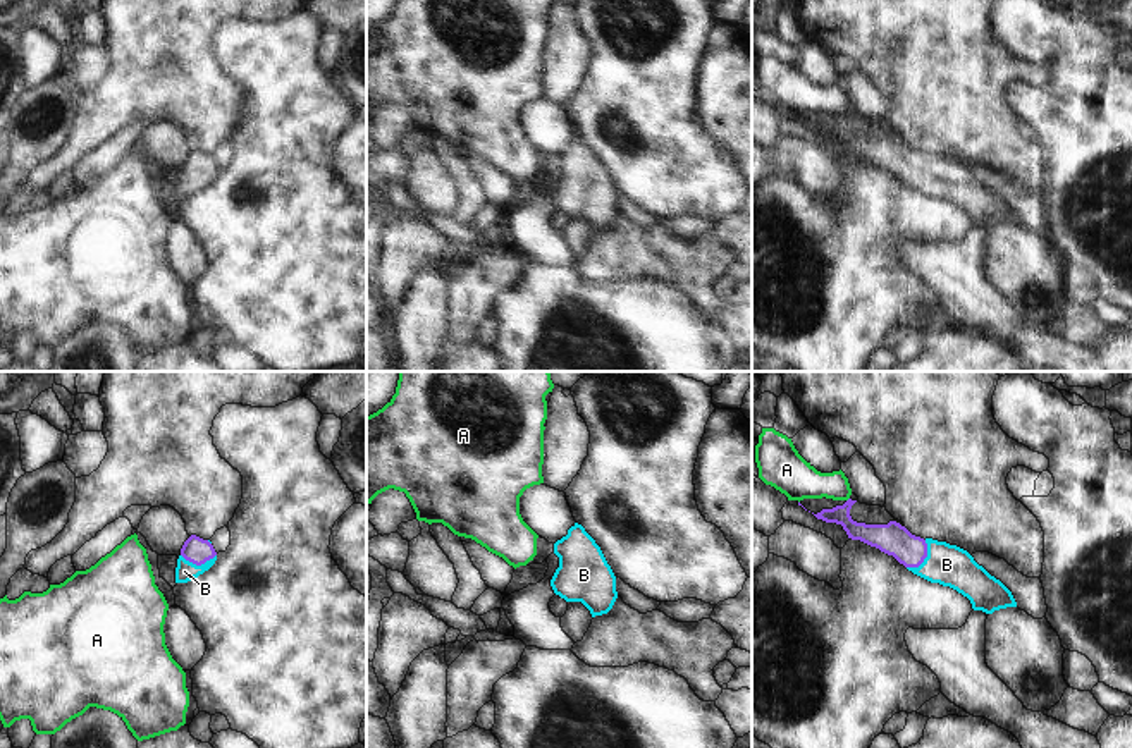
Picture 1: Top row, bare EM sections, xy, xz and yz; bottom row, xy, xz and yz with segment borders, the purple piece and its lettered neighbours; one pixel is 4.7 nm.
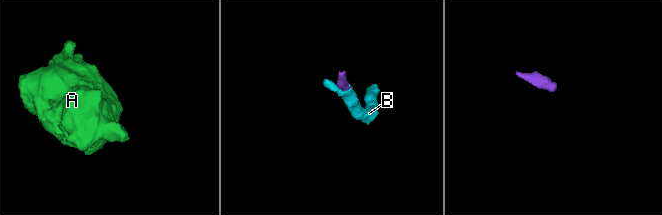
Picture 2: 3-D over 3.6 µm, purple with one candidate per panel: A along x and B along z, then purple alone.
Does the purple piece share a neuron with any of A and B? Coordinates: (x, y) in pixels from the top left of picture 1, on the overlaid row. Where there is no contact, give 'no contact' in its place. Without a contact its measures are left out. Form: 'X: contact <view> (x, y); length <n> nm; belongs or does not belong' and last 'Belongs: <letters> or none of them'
A: no contact; does not belong
B: contact yz (924, 557); length 160 nm; belongs
Belongs: B

